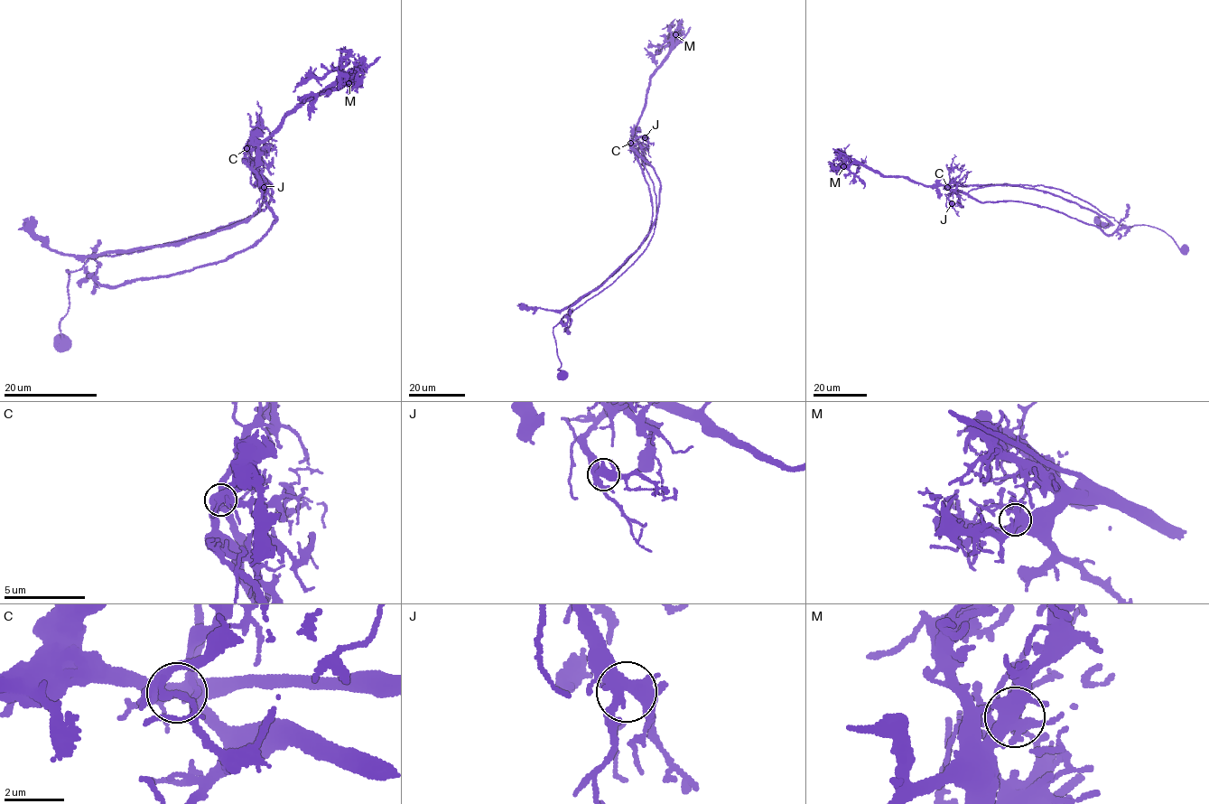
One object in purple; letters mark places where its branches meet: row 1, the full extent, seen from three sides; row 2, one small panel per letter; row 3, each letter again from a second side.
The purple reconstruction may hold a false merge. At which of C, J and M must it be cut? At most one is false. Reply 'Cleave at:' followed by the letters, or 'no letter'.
Cleave at: C

